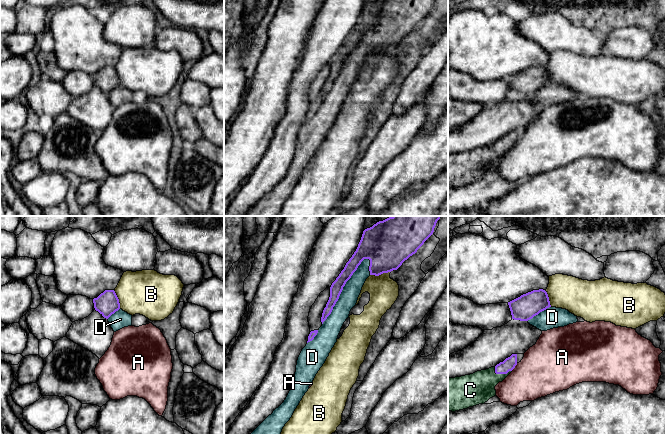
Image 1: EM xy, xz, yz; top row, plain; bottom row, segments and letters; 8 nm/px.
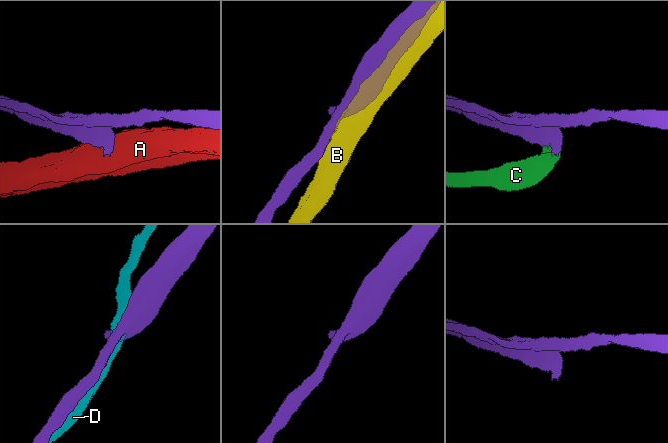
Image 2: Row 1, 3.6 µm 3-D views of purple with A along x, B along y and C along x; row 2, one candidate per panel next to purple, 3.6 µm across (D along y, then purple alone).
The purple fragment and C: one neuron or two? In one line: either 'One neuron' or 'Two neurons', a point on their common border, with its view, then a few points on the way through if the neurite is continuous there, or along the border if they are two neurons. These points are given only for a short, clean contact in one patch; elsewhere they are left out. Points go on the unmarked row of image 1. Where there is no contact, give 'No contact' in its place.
One neuron. Touches purple at yz (501, 149). Path across: yz (508, 140), (501, 149), (493, 151), (477, 164)

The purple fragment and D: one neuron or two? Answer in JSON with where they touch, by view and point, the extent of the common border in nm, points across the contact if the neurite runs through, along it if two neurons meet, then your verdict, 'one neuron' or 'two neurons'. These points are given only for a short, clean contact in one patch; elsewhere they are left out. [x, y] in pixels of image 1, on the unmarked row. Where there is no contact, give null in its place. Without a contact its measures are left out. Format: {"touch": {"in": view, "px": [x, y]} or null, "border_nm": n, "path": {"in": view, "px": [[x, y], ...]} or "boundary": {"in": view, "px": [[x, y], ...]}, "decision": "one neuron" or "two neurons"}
{"touch": {"in": "xz", "px": [342, 65]}, "border_nm": 650, "decision": "one neuron"}

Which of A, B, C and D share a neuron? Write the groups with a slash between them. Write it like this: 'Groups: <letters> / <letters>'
Groups: A / B / C D

